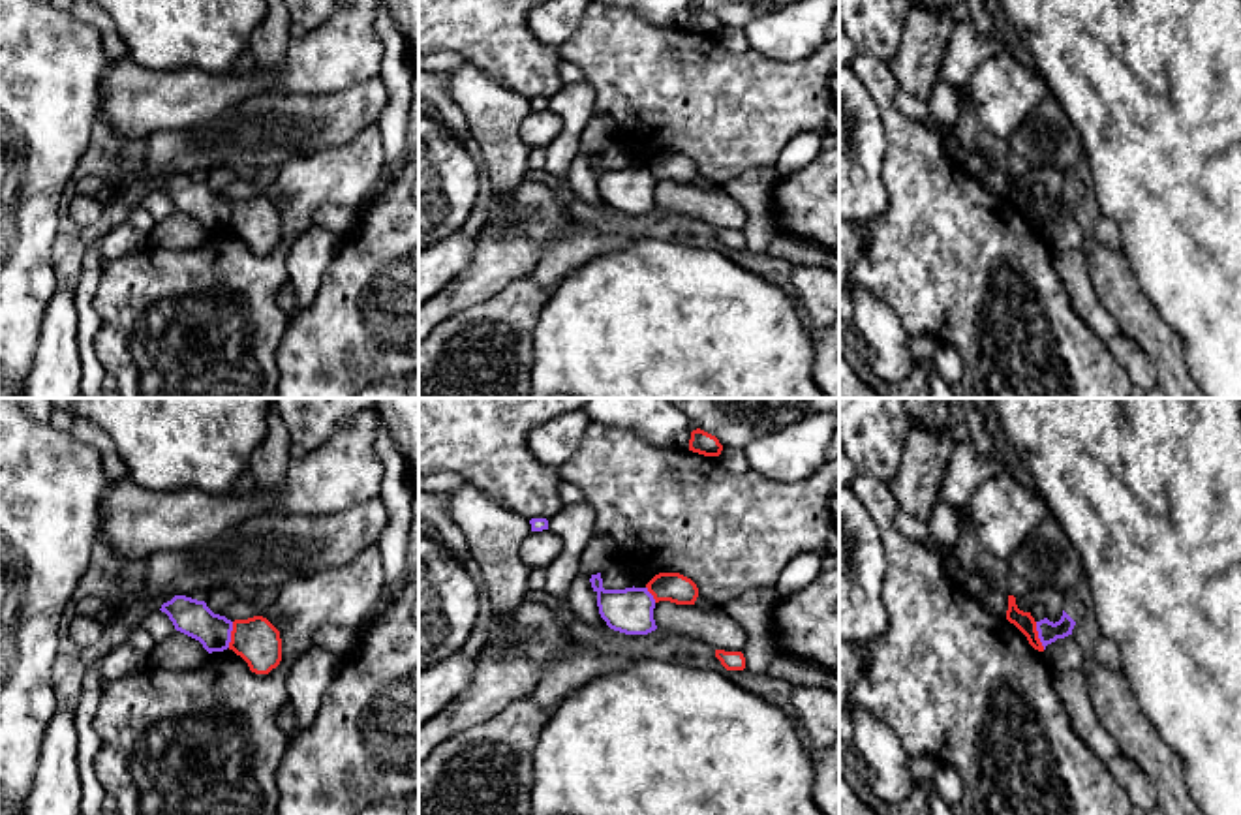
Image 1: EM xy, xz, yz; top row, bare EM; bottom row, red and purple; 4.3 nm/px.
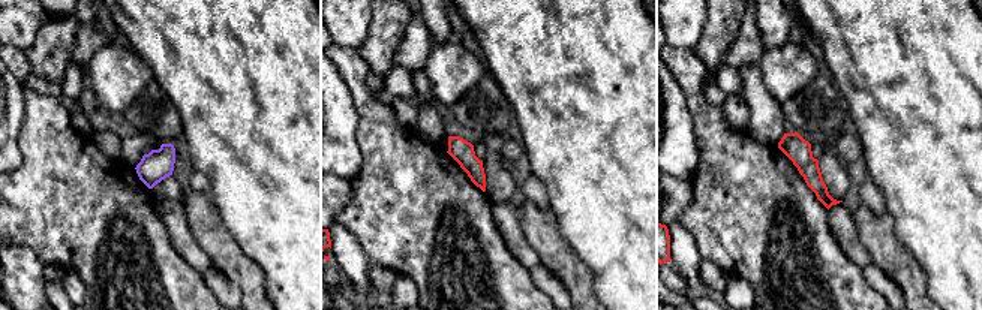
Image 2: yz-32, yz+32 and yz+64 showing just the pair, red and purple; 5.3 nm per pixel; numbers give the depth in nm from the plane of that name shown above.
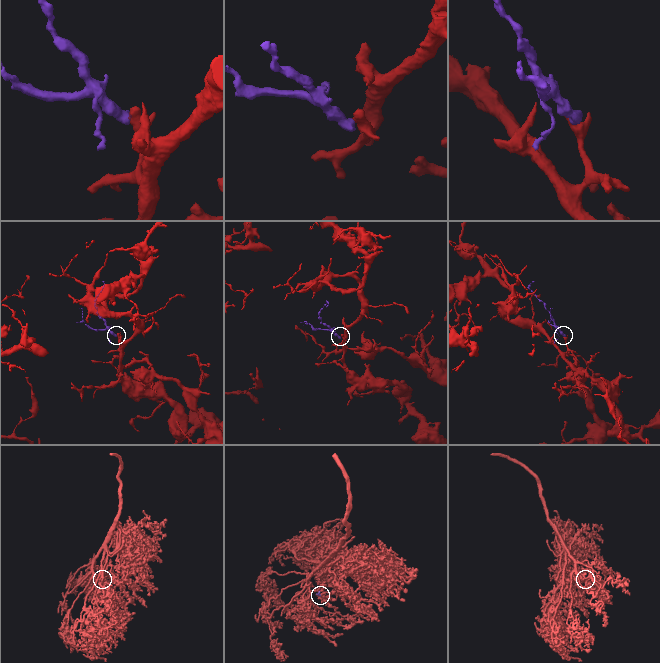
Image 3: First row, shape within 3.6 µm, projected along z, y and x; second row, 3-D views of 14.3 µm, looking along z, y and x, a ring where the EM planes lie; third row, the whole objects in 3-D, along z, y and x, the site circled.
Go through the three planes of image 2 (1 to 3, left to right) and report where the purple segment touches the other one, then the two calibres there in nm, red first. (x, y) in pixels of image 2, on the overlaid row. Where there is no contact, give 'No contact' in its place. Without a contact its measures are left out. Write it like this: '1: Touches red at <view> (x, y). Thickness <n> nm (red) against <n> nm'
1: No contact
2: No contact
3: No contact

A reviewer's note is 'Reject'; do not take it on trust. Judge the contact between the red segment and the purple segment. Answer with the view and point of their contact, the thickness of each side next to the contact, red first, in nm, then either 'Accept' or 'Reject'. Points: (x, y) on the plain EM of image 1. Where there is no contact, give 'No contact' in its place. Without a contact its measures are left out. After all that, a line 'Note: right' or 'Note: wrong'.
Touches red at yz (1037, 215). Thickness 80 nm (red) against 90 nm. Reject
Note: right

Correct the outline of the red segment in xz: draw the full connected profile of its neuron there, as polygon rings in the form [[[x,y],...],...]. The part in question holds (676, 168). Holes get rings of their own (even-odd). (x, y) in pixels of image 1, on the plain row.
[[[659,152],[648,163],[655,182],[670,180],[676,184],[695,184],[698,177],[697,163],[680,152]]]

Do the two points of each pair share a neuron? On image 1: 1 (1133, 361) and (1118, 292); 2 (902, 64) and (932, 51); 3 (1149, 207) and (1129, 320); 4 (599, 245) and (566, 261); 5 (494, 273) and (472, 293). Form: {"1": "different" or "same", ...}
{"1": "different", "2": "same", "3": "different", "4": "same", "5": "same"}

